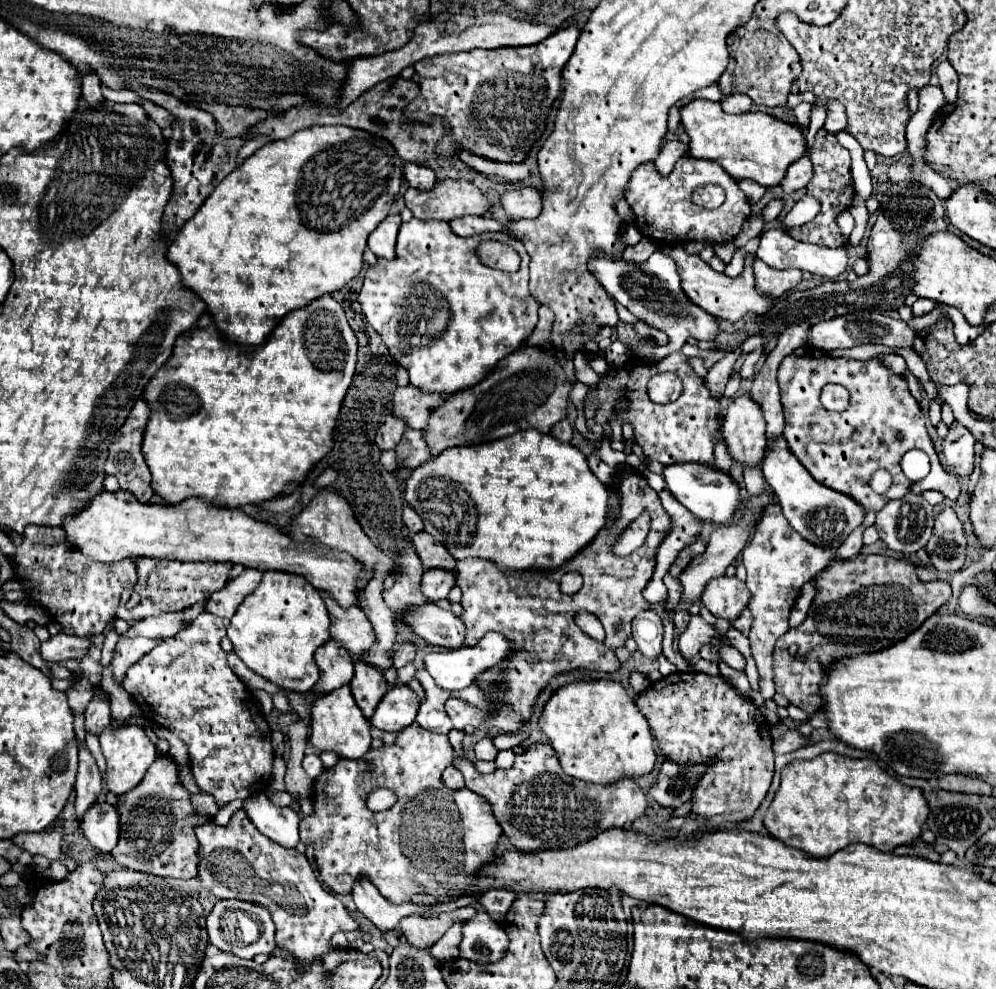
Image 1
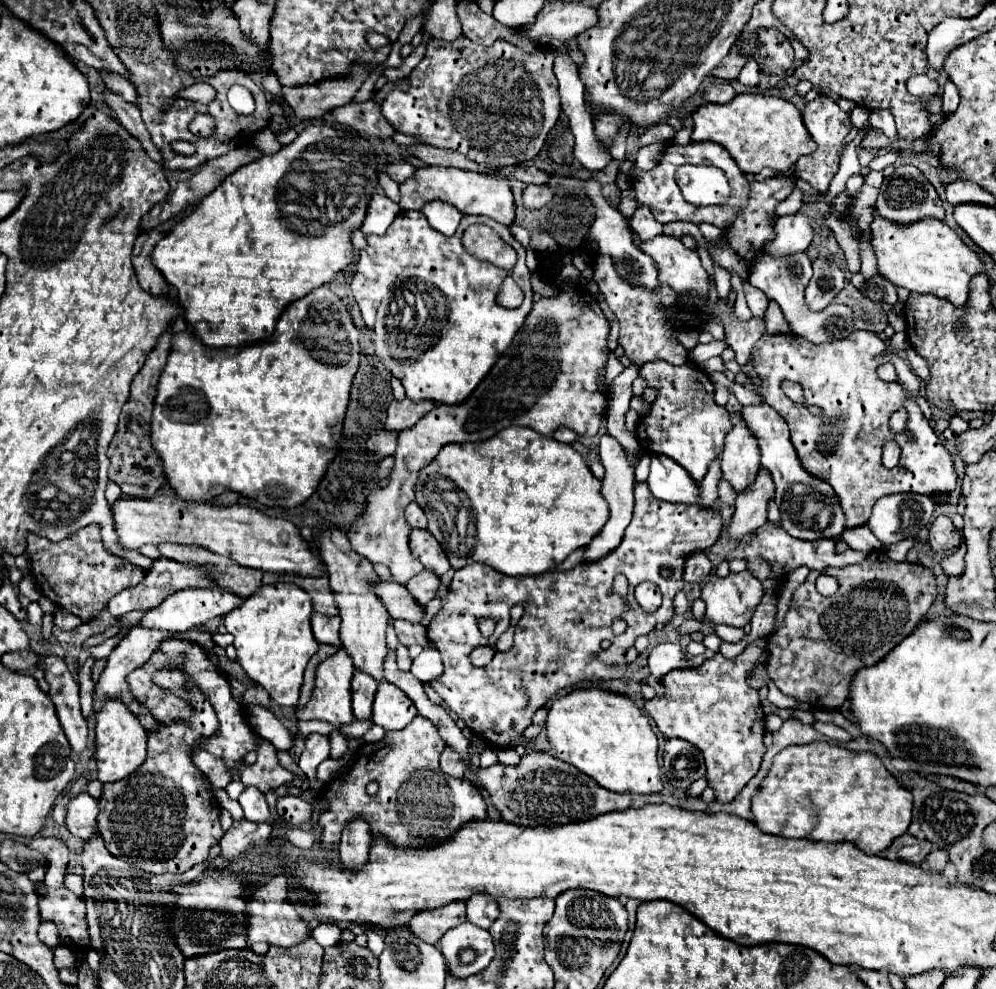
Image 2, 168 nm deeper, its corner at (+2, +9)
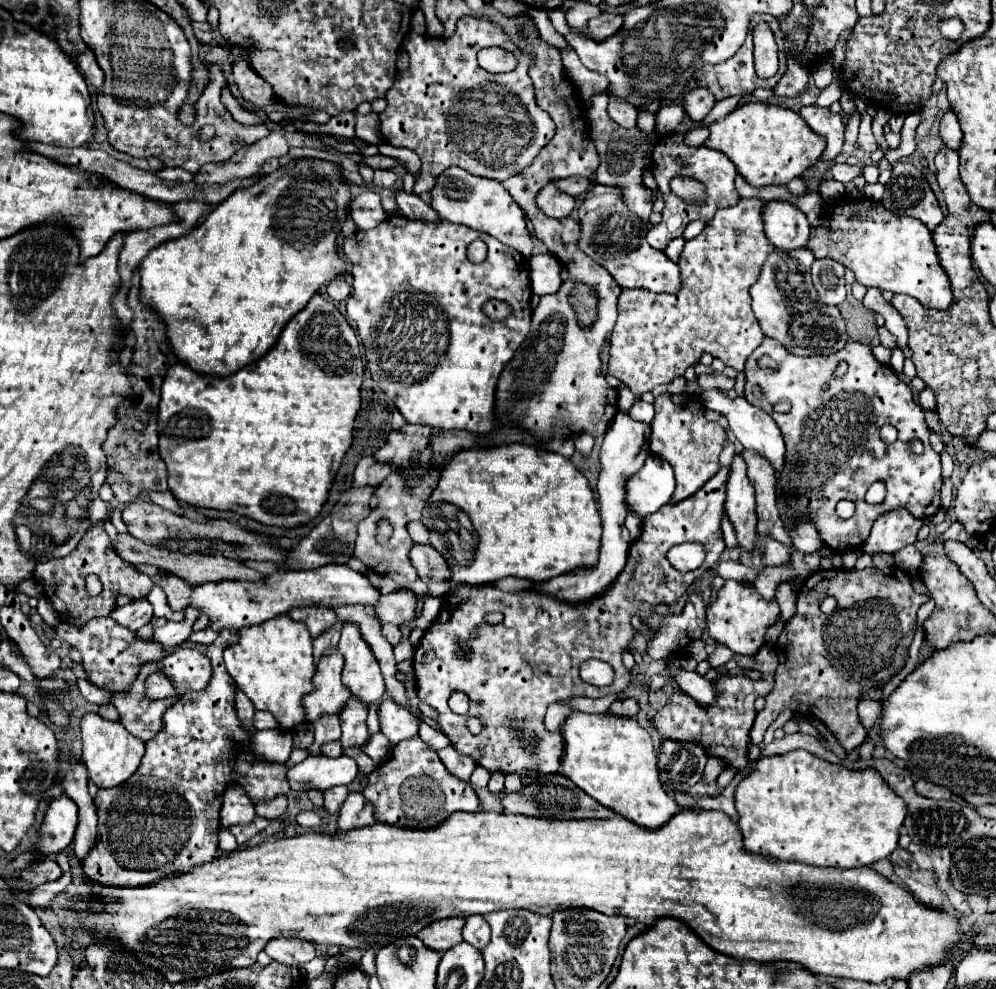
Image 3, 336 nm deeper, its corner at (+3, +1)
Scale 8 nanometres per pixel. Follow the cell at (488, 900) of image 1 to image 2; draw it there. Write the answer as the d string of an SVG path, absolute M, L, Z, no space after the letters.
M476 893L466 901L468 907L468 921L474 925L480 925L484 929L490 929L494 919L500 915L498 901L494 897L488 897L486 893Z

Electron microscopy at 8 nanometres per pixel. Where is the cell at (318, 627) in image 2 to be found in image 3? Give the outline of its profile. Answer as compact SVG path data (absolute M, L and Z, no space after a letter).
M313 605L313 607L295 607L287 615L293 621L303 621L307 625L311 637L317 637L319 633L323 633L325 629L329 629L337 621L337 617L331 609L317 607L317 605Z

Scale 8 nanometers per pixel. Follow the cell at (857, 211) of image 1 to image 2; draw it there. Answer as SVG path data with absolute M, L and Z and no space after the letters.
M854 175L854 177L848 179L848 183L846 183L846 191L848 191L848 207L852 207L852 201L856 199L856 195L858 195L858 191L860 191L862 185L864 185L862 175Z

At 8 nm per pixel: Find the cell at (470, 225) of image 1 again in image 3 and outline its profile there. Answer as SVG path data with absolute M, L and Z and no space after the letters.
M399 189L399 191L395 191L395 201L397 201L397 209L407 219L425 219L425 221L439 219L439 215L427 203L423 203L421 197L415 193L407 193L407 191Z

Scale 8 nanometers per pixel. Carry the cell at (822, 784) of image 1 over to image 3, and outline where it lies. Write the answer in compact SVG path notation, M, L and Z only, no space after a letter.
M803 749L761 757L753 771L735 789L735 807L739 813L739 831L743 845L753 853L763 853L781 861L799 861L819 867L865 867L891 855L897 847L899 827L903 825L907 807L895 797L887 783L871 771L851 771L843 765L827 763Z

